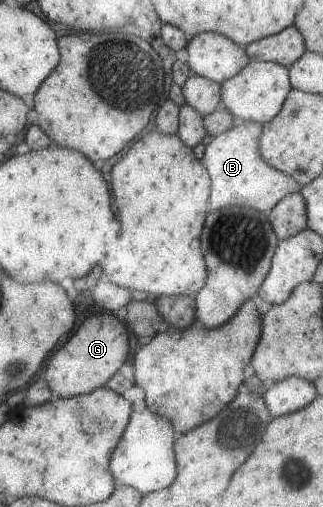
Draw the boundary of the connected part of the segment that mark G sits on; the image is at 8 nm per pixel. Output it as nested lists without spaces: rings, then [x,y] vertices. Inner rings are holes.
[[[98,313],[86,319],[71,339],[52,355],[47,369],[42,373],[41,377],[53,391],[52,399],[86,395],[107,386],[129,357],[129,335],[127,324],[117,315]]]

